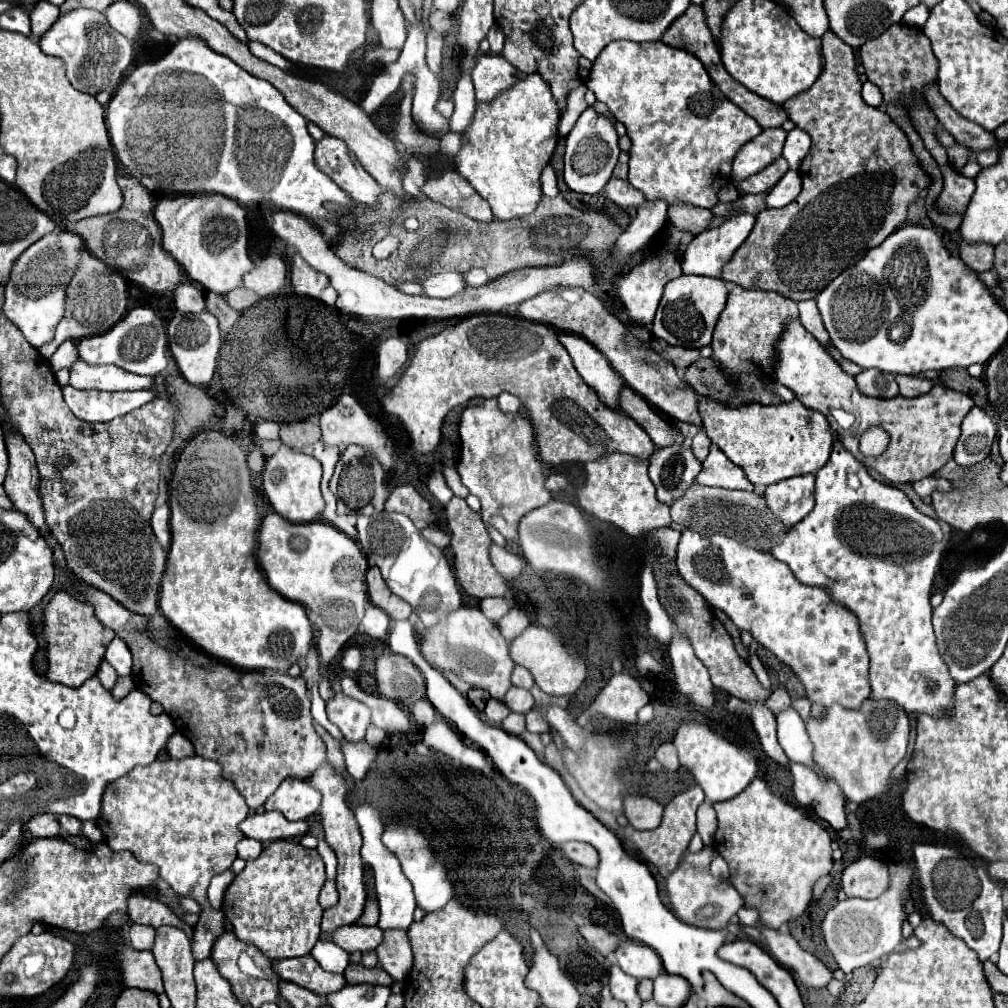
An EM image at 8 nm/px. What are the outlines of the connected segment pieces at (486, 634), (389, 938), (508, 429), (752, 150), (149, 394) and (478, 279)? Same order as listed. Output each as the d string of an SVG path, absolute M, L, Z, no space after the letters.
M460 606L446 614L438 624L430 626L420 638L420 650L432 668L438 672L450 670L470 686L490 692L492 698L500 700L512 684L510 672L514 668L514 660L510 658L508 642L500 634L498 626L476 606Z
M382 930L382 934L382 944L376 948L378 962L396 982L402 982L412 968L410 940L404 930Z
M488 398L484 404L468 406L462 412L458 434L462 444L456 470L462 484L480 500L482 520L506 536L506 540L514 540L518 520L530 508L538 508L552 498L544 488L542 462L534 454L532 422L518 414L500 412L496 398Z
M782 128L762 130L760 136L752 138L736 156L732 164L732 178L744 180L782 156L782 146L786 140L786 132Z
M64 386L62 392L68 408L80 420L86 422L110 422L136 408L142 408L146 402L156 398L154 390L100 392L100 390L76 390L72 386Z
M472 268L472 270L464 272L464 280L468 286L484 286L488 282L488 276L486 276L484 268Z

